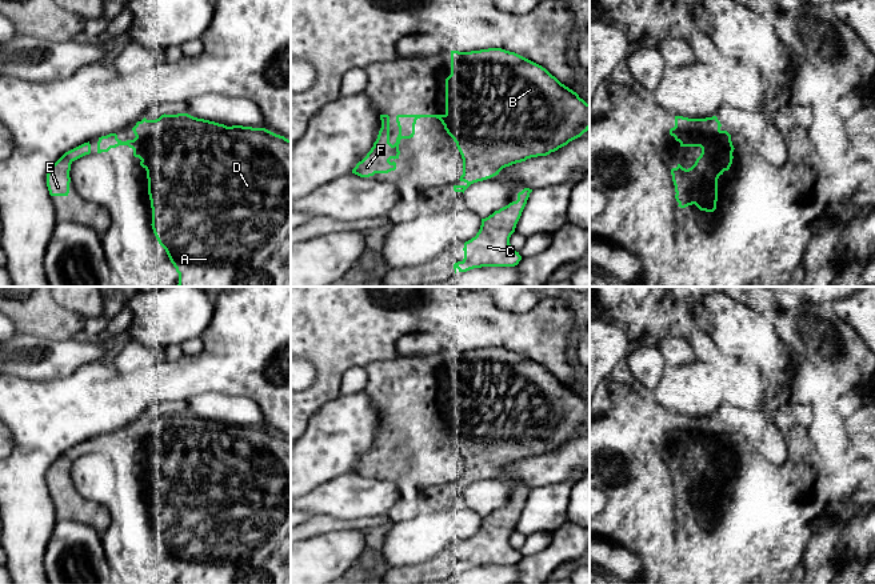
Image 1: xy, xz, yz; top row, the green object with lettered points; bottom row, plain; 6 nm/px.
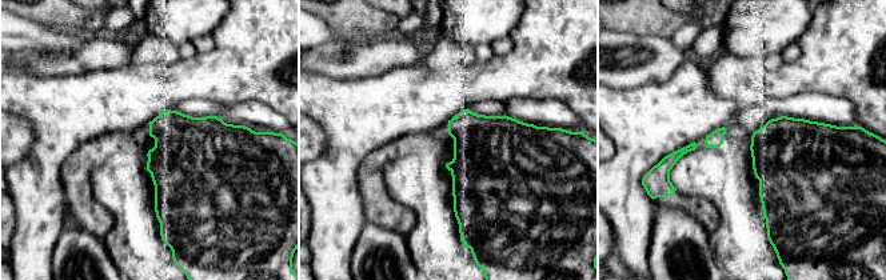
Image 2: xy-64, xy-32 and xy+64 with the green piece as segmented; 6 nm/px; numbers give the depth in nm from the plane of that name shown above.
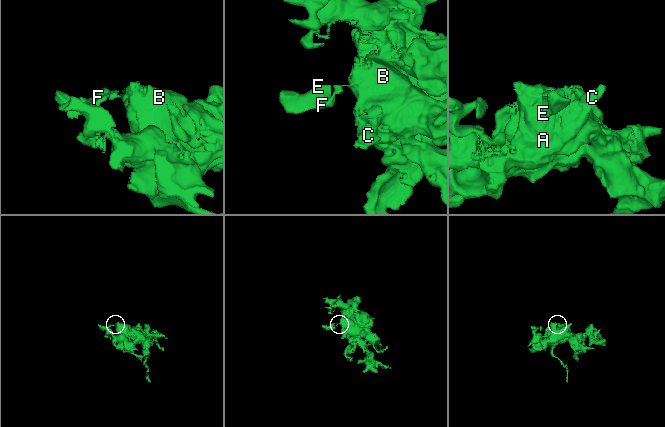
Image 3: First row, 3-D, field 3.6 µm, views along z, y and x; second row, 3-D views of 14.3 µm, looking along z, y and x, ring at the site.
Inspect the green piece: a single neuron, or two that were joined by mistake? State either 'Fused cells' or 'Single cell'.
Single cell

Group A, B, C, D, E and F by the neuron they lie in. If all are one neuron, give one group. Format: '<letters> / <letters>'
A B C D E F

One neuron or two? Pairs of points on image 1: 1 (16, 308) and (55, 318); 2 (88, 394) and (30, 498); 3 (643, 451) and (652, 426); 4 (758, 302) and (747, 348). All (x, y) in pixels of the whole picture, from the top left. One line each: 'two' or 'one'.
1: one
2: one
3: two
4: two

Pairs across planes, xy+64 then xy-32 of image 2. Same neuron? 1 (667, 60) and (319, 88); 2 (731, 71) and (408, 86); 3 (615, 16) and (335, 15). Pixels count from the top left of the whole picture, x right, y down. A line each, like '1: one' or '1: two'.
1: two
2: two
3: one

